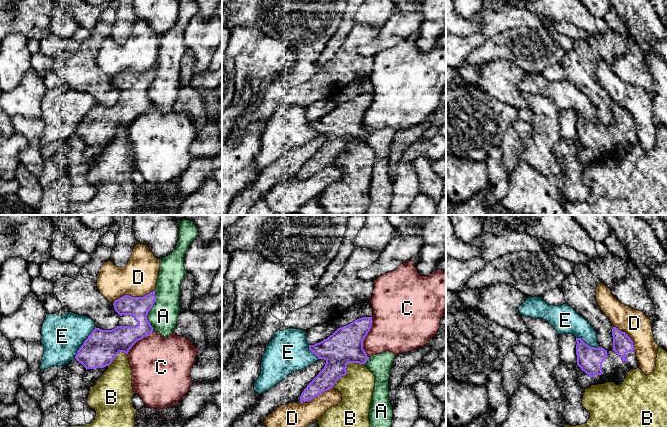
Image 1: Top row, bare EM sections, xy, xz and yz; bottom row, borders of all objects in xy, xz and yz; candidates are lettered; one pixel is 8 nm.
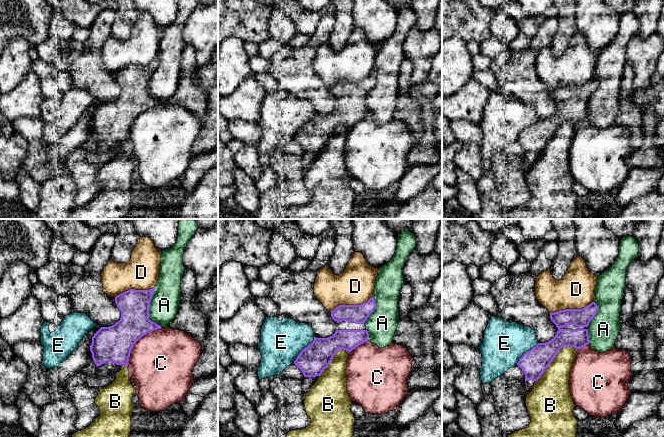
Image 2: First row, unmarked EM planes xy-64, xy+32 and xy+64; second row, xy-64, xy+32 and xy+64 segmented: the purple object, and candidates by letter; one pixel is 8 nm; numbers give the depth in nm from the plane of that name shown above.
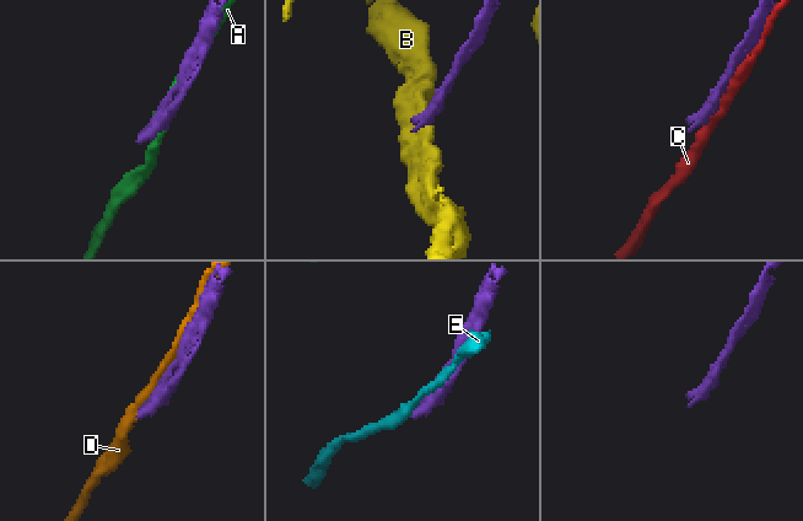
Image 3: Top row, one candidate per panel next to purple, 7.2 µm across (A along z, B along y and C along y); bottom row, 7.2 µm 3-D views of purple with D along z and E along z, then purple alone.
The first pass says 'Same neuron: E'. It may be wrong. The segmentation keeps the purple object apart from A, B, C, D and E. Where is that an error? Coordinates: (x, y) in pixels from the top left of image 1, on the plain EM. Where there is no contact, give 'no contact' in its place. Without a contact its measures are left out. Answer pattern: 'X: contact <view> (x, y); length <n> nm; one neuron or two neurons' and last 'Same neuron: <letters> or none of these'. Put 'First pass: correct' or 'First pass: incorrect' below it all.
A: contact xy (149, 86); length 320 nm; two neurons
B: contact xz (346, 143); length 320 nm; two neurons
C: contact xz (365, 112); length 320 nm; two neurons
D: contact xy (133, 73); length 360 nm; two neurons
E: contact xy (83, 119); length 300 nm; two neurons
Same neuron: none of these
First pass: incorrect

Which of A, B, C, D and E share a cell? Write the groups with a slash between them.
A / B / C / D / E

